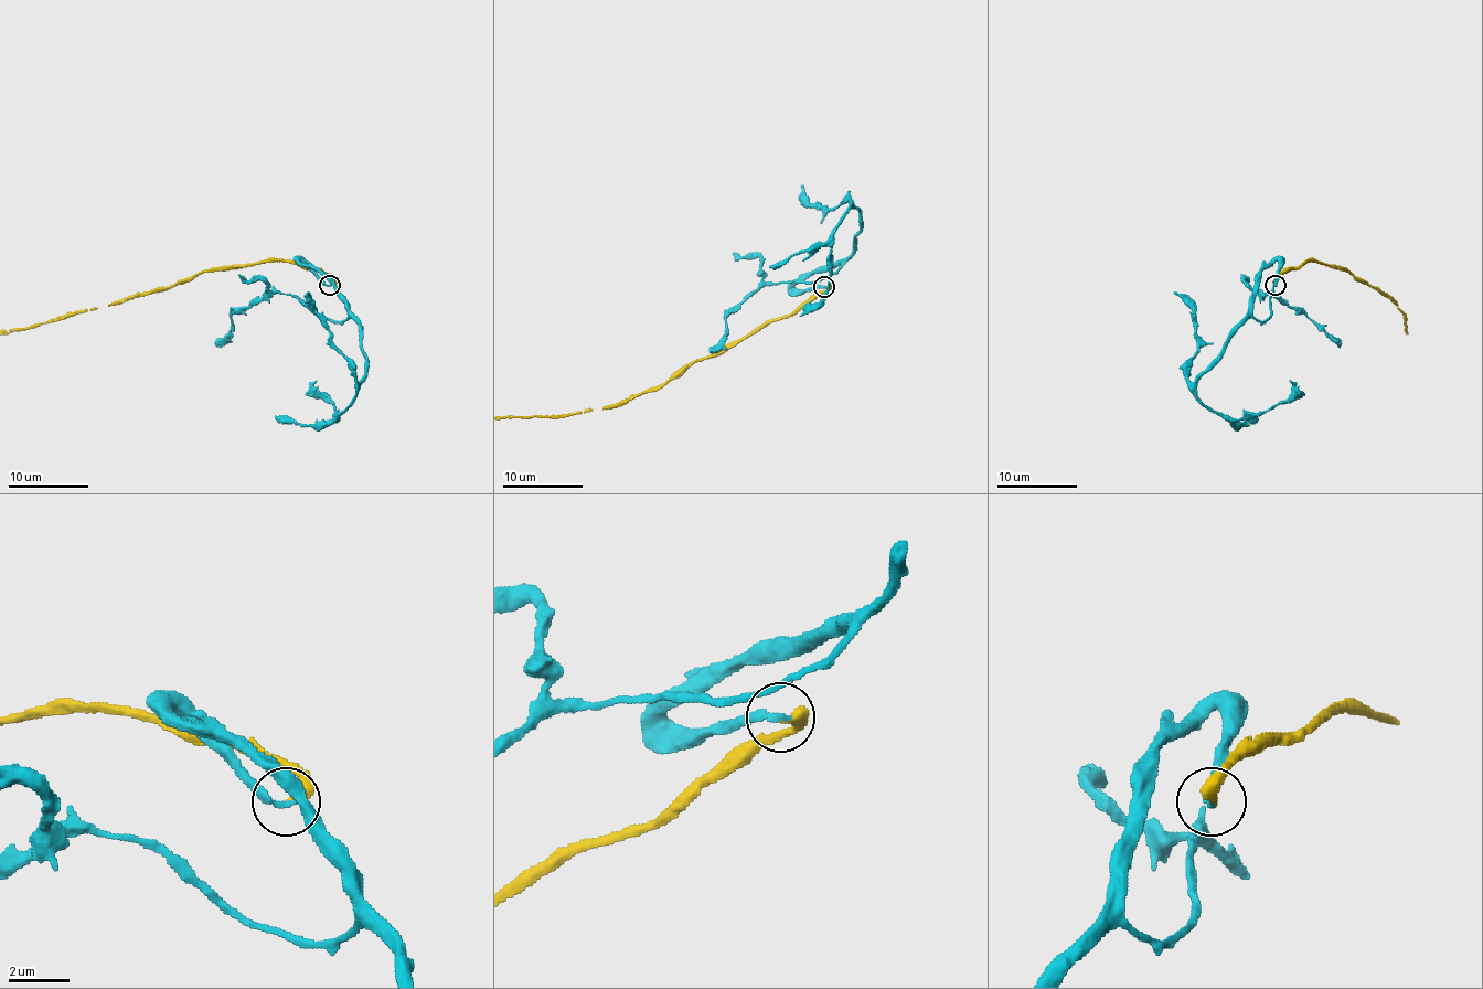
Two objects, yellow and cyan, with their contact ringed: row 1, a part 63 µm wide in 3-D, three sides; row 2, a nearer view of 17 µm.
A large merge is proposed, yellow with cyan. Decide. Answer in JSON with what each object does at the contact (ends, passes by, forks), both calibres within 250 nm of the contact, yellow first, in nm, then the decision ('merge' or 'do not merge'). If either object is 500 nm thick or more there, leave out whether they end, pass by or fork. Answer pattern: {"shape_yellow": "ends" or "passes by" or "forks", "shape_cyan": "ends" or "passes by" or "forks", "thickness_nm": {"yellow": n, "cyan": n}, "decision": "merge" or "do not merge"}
{"shape_yellow": "ends", "shape_cyan": "ends", "thickness_nm": {"yellow": 360, "cyan": 240}, "decision": "merge"}

